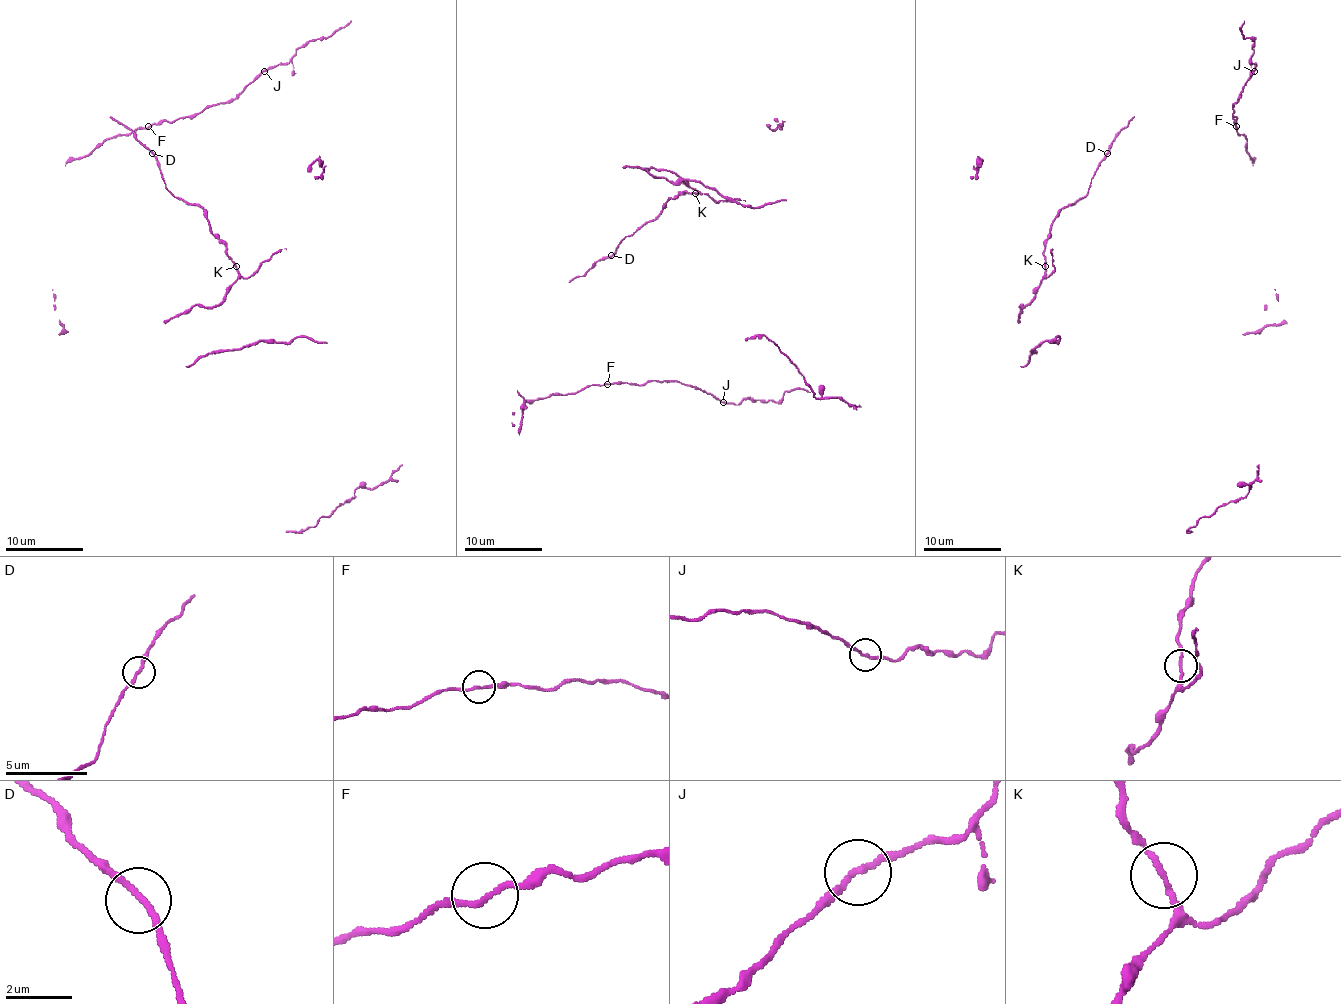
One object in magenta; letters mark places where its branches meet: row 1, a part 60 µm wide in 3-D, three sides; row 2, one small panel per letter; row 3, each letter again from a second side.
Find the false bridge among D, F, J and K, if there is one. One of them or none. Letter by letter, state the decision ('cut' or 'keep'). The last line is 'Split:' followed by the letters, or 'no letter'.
D: keep
F: keep
J: keep
K: keep
Split: no letter

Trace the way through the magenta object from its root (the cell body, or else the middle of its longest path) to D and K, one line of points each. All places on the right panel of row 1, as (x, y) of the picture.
D: (1051, 231), (1055, 216), (1088, 192), (1093, 173), (1107, 153)
K: (1051, 231), (1043, 253), (1045, 266)

